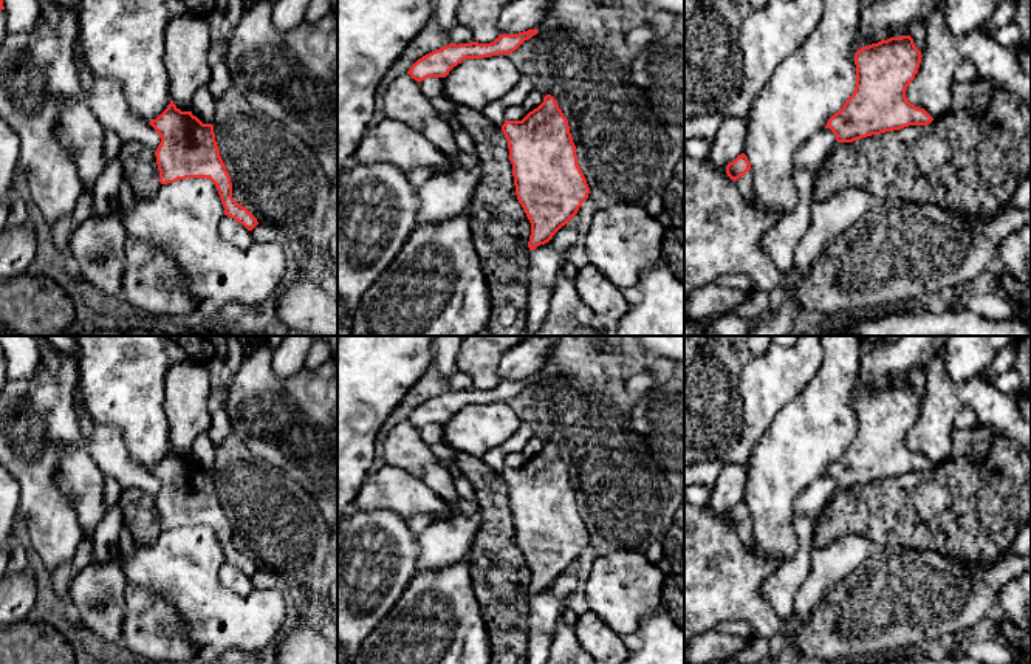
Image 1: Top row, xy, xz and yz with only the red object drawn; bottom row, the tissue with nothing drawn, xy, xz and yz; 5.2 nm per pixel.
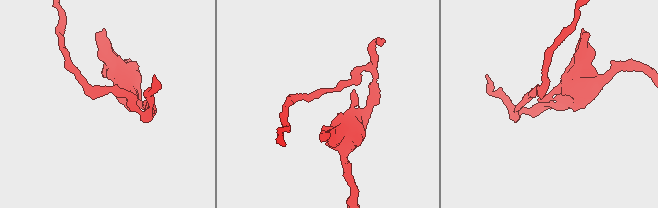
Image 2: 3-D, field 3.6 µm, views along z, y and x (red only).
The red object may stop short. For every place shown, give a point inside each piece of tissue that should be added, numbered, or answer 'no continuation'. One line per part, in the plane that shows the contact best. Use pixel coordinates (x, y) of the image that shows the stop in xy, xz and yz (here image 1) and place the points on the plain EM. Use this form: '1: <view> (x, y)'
no continuation

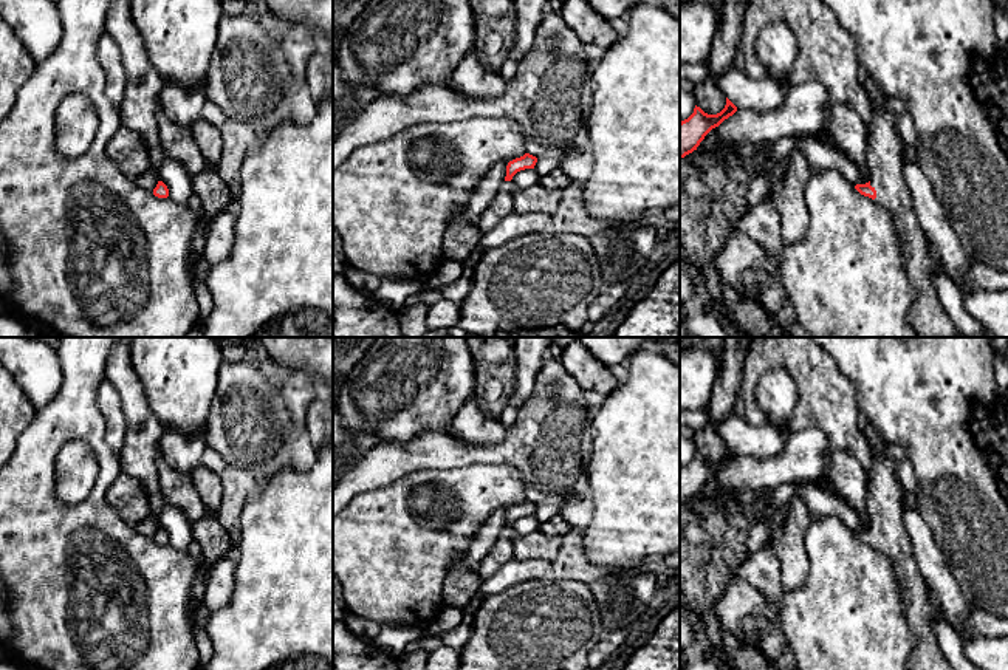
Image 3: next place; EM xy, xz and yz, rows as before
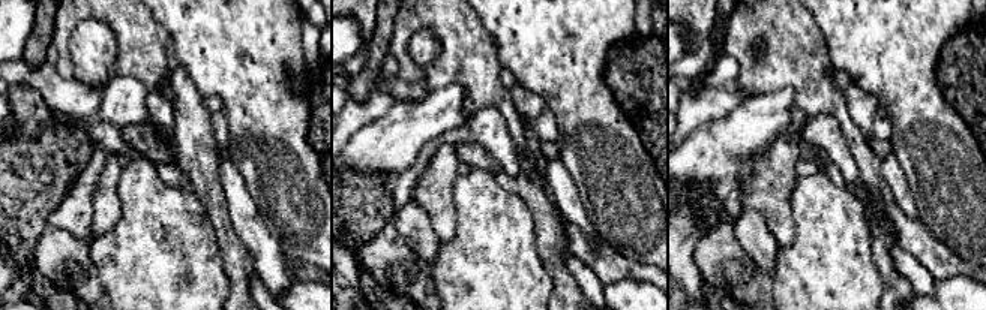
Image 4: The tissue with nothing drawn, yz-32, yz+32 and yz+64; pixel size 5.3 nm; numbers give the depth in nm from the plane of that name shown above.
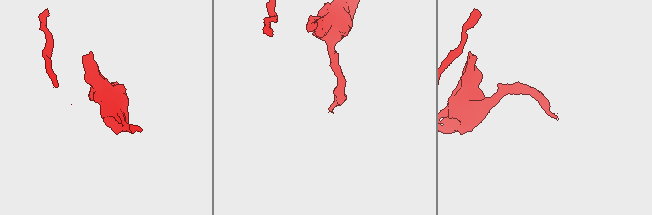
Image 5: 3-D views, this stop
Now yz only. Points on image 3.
1: yz (886, 506)

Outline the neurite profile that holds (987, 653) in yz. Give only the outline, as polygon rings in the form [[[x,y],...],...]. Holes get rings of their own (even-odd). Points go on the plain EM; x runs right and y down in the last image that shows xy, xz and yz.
[[[977,634],[963,642],[963,653],[979,670],[1008,670],[1008,638]]]

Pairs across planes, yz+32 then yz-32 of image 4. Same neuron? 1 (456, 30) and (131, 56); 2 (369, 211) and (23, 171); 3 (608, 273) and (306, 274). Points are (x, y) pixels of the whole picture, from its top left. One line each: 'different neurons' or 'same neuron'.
1: same neuron
2: same neuron
3: same neuron

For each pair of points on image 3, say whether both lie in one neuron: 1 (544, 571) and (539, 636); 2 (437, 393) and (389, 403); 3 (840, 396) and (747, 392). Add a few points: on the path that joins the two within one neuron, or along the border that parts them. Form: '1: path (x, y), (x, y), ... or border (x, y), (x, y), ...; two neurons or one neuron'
1: border (552, 576), (521, 581), (508, 587); two neurons
2: path (425, 393), (401, 393); one neuron
3: path (815, 373), (802, 361), (768, 361), (762, 367); one neuron

